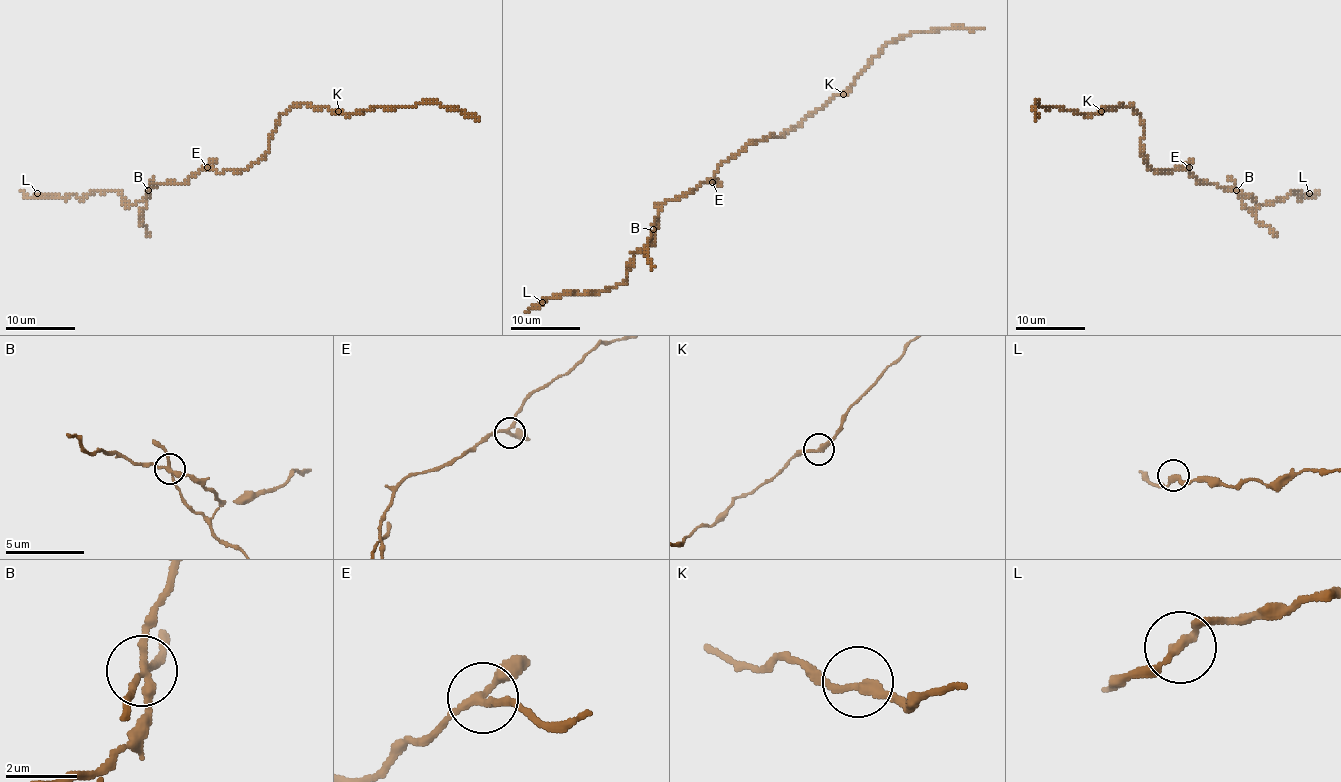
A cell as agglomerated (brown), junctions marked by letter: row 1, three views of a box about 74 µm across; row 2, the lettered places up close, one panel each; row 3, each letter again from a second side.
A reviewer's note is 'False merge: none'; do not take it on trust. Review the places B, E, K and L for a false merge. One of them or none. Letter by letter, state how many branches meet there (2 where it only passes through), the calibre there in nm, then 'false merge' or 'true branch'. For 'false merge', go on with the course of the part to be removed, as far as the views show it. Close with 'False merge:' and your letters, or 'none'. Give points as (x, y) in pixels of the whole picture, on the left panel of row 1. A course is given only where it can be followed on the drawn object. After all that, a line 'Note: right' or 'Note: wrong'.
B: branches 4; calibre 240 nm; false merge; course (149, 190), (142, 214), (142, 225), (147, 235)
E: branches 3; calibre 240 nm; true branch
K: branches 2; calibre 240 nm; true branch
L: branches 2; calibre 240 nm; true branch
False merge: B
Note: wrong

